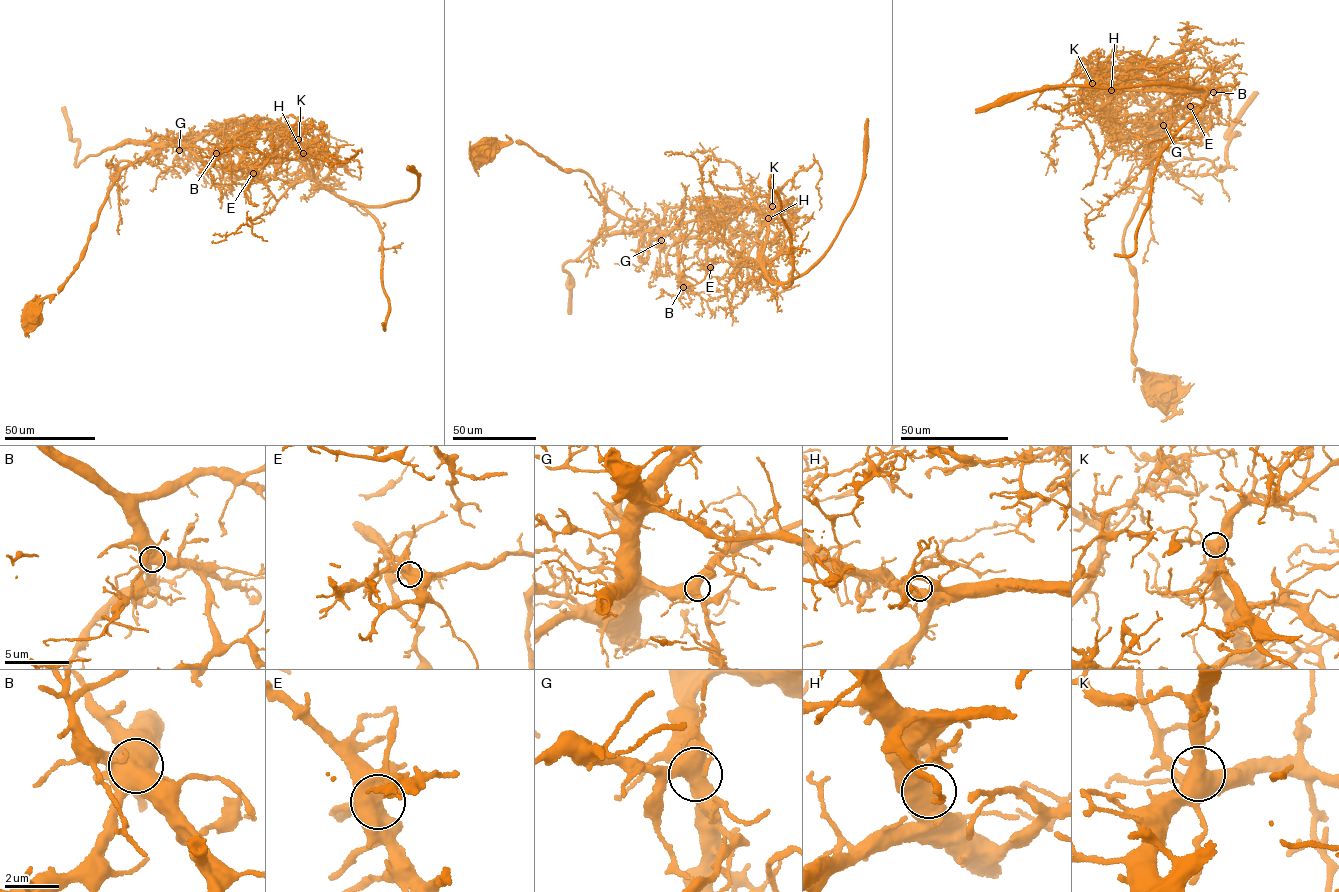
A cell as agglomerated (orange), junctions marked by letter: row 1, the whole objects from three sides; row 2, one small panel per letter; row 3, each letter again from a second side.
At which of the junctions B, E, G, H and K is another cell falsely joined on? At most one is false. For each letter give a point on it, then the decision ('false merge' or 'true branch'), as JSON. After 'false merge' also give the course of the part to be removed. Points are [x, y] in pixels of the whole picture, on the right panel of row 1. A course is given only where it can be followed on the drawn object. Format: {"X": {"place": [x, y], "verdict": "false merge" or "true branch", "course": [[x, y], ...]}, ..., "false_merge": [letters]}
{"B": {"place": [1213, 92], "verdict": "true branch"}, "E": {"place": [1190, 106], "verdict": "false merge", "course": [[1189, 106], [1178, 109], [1186, 91], [1171, 90], [1199, 88], [1165, 82], [1051, 87], [975, 113]]}, "G": {"place": [1163, 125], "verdict": "true branch"}, "H": {"place": [1111, 90], "verdict": "true branch"}, "K": {"place": [1092, 83], "verdict": "true branch"}, "false_merge": ["E"]}

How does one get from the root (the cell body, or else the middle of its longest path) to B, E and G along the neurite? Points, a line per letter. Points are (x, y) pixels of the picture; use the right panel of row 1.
B: (1164, 392), (1136, 365), (1136, 280), (1125, 257), (1125, 227), (1149, 176), (1157, 108), (1193, 87), (1213, 92)
E: (1164, 392), (1136, 365), (1136, 280), (1123, 241), (1150, 172), (1153, 110), (1144, 88), (1164, 89), (1189, 106)
G: (1164, 392), (1136, 365), (1136, 280), (1123, 241), (1149, 176), (1151, 131), (1163, 125)

